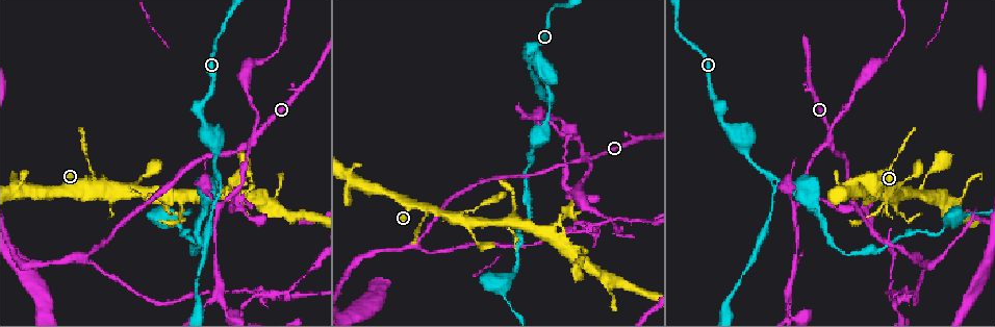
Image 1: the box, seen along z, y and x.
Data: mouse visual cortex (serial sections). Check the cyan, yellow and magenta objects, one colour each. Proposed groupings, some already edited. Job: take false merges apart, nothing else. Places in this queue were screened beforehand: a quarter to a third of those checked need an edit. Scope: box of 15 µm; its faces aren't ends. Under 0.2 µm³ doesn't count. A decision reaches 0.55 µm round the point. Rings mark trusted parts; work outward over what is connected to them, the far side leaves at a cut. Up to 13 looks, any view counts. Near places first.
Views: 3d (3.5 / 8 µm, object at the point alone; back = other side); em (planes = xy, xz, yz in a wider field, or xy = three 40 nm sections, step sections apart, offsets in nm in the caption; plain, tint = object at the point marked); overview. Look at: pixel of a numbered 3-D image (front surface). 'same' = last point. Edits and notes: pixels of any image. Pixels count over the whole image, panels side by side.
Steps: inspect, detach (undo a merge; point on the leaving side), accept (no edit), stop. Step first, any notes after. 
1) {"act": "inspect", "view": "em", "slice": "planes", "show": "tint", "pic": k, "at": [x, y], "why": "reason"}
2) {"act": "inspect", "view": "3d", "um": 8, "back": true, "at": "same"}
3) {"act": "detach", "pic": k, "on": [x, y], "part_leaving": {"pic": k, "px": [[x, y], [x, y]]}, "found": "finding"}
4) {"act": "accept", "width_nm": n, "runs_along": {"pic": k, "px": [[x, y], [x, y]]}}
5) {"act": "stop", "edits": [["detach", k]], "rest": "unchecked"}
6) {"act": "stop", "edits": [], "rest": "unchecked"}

{"act": "inspect", "view": "3d", "um": 3.5, "back": true, "pic": 1, "at": [584, 157], "why": "calibre changes"}

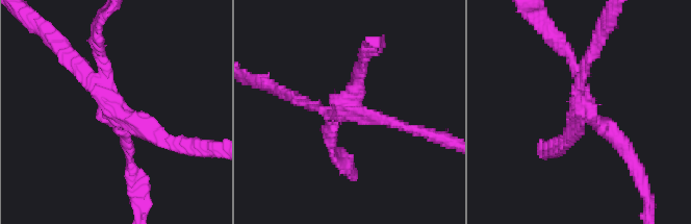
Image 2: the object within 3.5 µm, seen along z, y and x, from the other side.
{"act": "inspect", "view": "em", "slice": "planes", "show": "tint", "pic": 2, "at": [578, 111], "arms": 3, "arm_widths_nm": [150, 150, 200]}

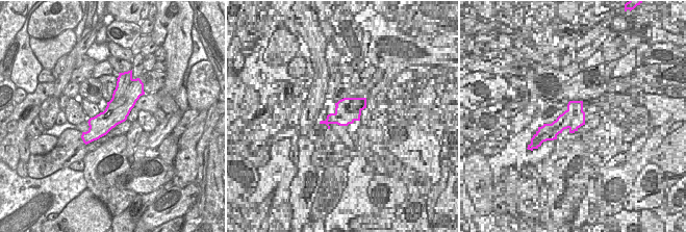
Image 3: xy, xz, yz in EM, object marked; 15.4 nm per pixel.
{"act": "detach", "pic": 2, "on": [614, 138], "found": "a second cell is stuck on"}

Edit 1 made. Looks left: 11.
{"act": "inspect", "view": "overview"}

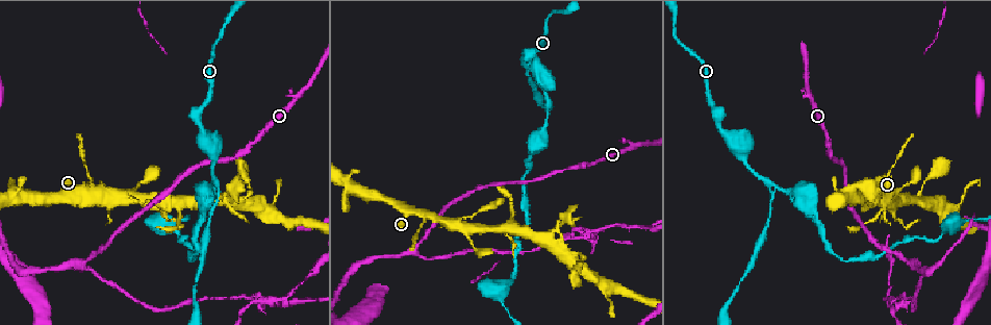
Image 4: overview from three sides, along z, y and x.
{"act": "inspect", "view": "3d", "um": 3.5, "pic": 4, "at": [547, 106]}

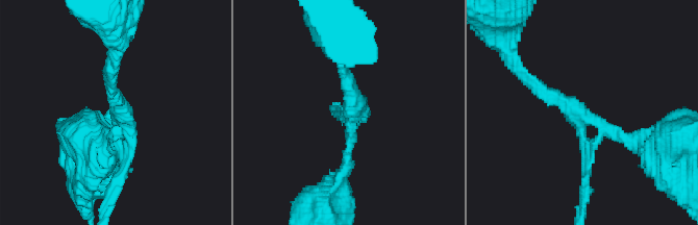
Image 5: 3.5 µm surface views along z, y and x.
{"act": "inspect", "view": "em", "slice": "xy", "step": 2, "show": "tint", "pic": 5, "at": [353, 112], "arms": 3, "arm_widths_nm": [150, 200, 200], "why": "shape alone is not enough"}

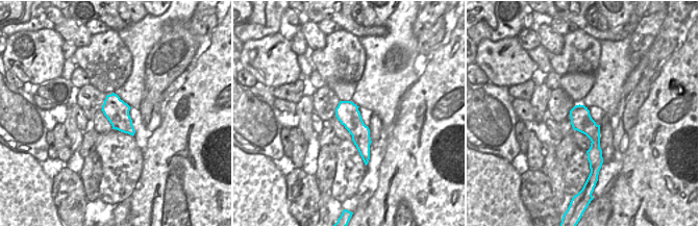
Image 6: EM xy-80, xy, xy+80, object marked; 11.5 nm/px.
{"act": "accept", "runs_along": {"pic": 5, "px": [[527, 79], [613, 133], [639, 136]]}, "found": "all the same cell"}

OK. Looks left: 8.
{"act": "inspect", "view": "3d", "um": 3.5, "pic": 4, "at": [506, 285], "why": "thick turns thin"}

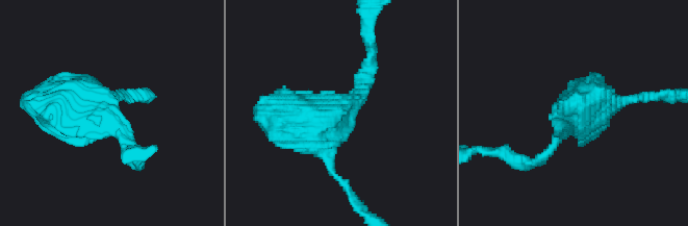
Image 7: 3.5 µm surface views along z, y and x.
{"act": "inspect", "view": "em", "slice": "xy", "step": 2, "show": "tint", "pic": 7, "at": [339, 107]}

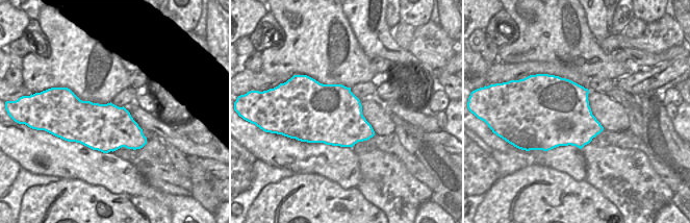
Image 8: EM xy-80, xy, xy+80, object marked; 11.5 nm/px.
{"act": "accept", "found": "all the same cell"}

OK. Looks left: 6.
{"act": "inspect", "view": "3d", "um": 8, "pic": 4, "at": [82, 263], "why": "arms part here"}

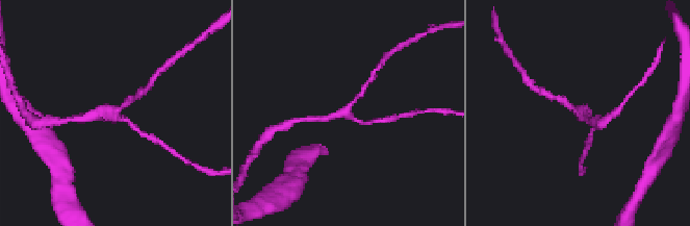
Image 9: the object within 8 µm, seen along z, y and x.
{"act": "inspect", "view": "3d", "um": 3.5, "pic": 9, "at": [348, 111]}

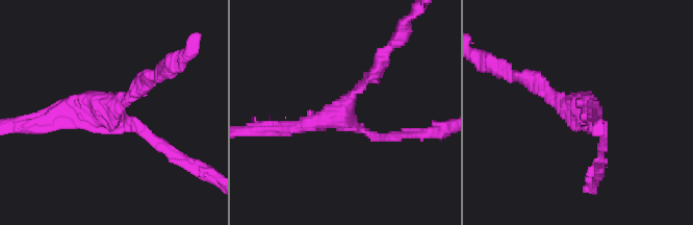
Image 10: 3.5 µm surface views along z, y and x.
{"act": "inspect", "view": "em", "slice": "xy", "step": 5, "show": "tint", "pic": 10, "at": [342, 113], "arms": 3, "arm_widths_nm": [150, 200, 250]}

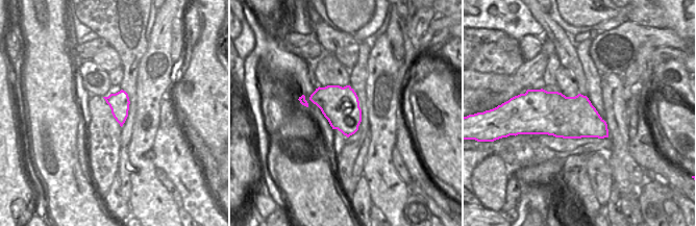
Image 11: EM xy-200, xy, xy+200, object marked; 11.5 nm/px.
{"act": "accept", "runs_along": {"pic": 10, "px": [[532, 80], [600, 125], [600, 147]]}, "found": "all the same cell"}

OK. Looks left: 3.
{"act": "inspect", "view": "3d", "um": 3.5, "pic": 4, "at": [253, 300], "why": "two arms in line, one across"}

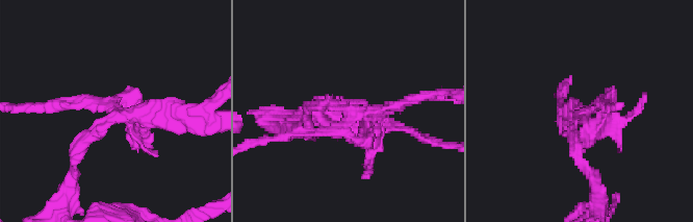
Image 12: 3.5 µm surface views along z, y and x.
{"act": "inspect", "view": "em", "slice": "xy", "step": 1, "show": "tint", "pic": 12, "at": [585, 113], "why": "now the EM"}

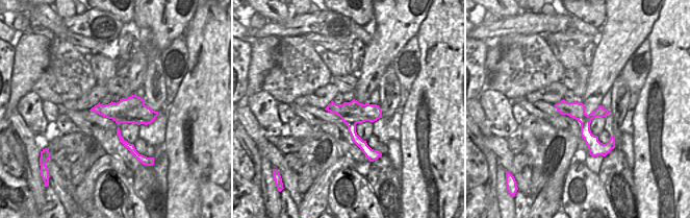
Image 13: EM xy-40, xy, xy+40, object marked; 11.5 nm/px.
{"act": "inspect", "view": "em", "slice": "planes", "show": "tint", "at": "same", "why": "cut it another way"}

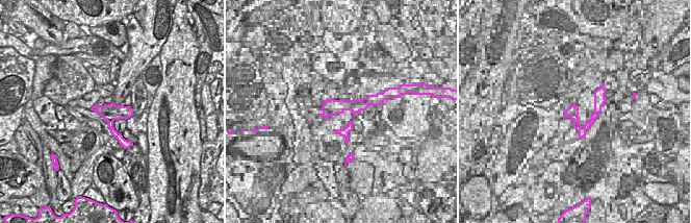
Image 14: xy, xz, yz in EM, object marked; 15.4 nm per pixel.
{"act": "detach", "pic": 12, "on": [627, 118], "border": {"pic": 14, "px": [[130, 106], [101, 108]]}, "found": "a second cell is stuck on"}

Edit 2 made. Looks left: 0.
{"act": "stop", "edits": [["detach", 2], ["detach", 12]], "rest": "unchecked"}

